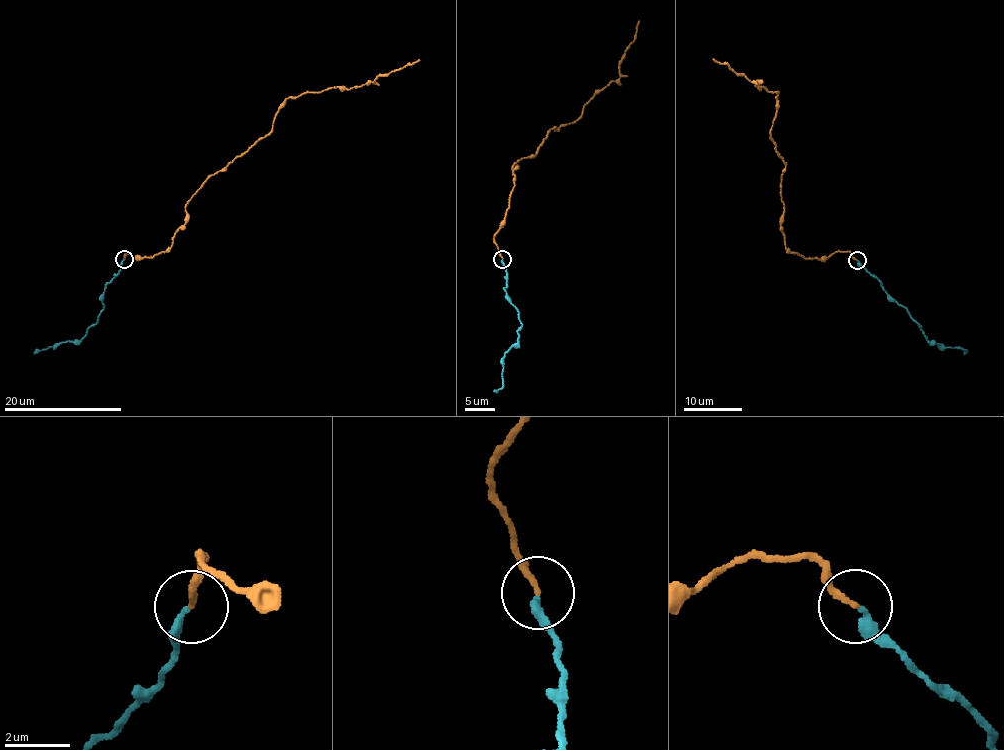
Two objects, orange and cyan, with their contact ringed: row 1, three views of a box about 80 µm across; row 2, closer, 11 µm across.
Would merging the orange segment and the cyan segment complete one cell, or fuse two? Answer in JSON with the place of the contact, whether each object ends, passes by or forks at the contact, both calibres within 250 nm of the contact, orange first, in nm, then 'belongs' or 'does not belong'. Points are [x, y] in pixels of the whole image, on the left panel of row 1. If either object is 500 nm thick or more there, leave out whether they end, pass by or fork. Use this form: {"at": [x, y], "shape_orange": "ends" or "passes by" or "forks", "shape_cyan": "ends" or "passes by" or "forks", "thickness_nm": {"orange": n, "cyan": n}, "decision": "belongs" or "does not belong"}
{"at": [124, 259], "shape_orange": "ends", "shape_cyan": "ends", "thickness_nm": {"orange": 180, "cyan": 240}, "decision": "belongs"}

